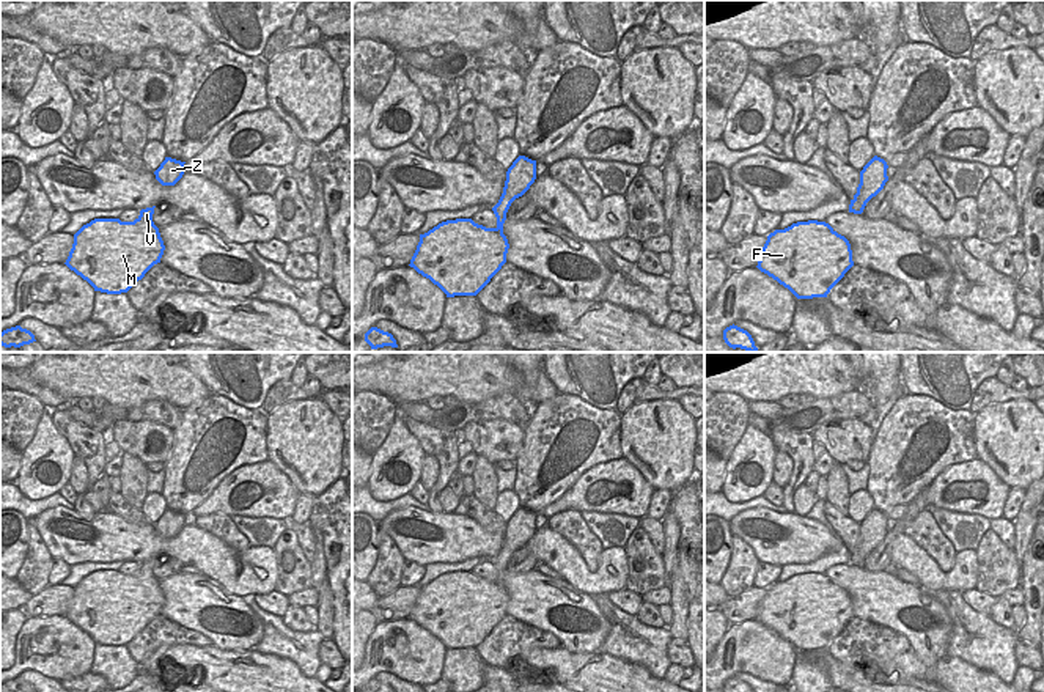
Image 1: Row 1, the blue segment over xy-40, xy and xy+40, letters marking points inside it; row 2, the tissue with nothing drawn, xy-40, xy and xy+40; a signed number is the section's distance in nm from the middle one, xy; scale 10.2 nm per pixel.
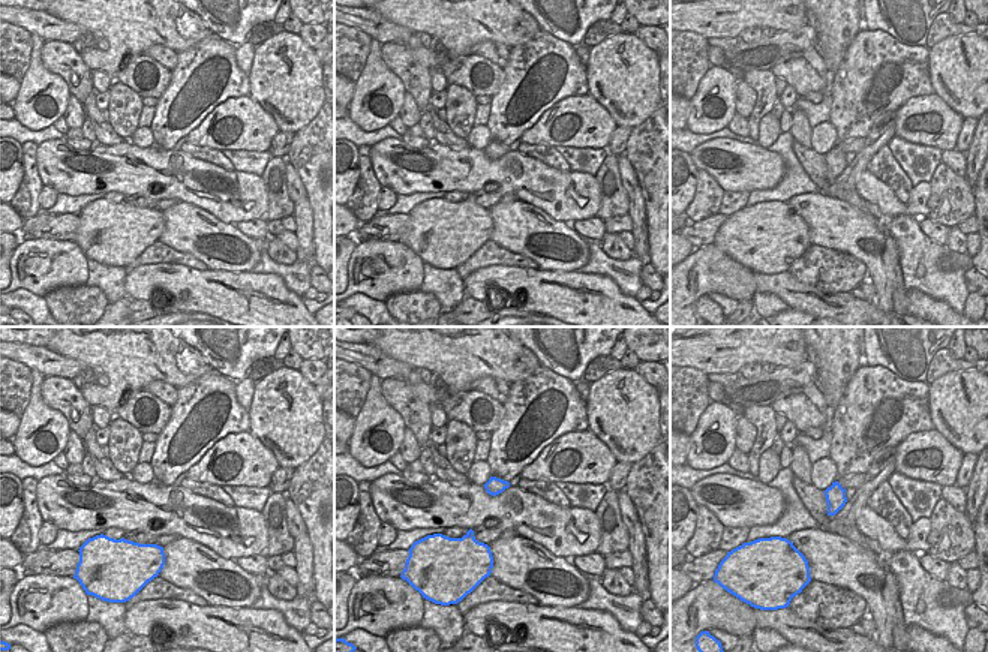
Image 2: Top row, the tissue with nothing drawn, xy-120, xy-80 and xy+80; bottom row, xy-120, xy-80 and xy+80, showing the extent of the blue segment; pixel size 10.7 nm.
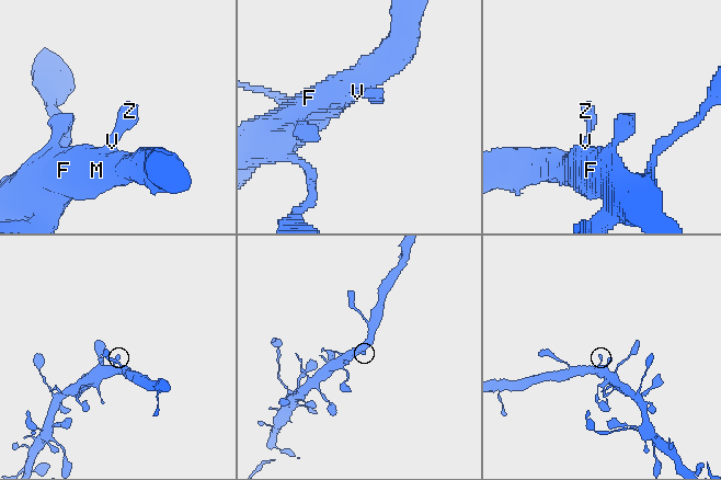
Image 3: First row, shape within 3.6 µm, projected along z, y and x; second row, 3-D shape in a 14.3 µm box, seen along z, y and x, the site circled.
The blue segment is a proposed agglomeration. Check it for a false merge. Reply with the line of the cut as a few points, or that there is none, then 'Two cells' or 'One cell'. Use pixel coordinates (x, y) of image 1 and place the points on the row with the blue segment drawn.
No split. One cell

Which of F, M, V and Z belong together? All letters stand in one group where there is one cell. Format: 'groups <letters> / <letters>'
groups F M V Z

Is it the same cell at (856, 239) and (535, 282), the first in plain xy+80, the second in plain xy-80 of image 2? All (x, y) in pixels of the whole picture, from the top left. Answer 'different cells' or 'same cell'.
different cells

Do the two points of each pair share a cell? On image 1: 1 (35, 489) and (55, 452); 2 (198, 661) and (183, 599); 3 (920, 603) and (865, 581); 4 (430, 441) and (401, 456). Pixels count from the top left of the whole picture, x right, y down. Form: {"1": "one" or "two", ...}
{"1": "one", "2": "two", "3": "one", "4": "two"}

